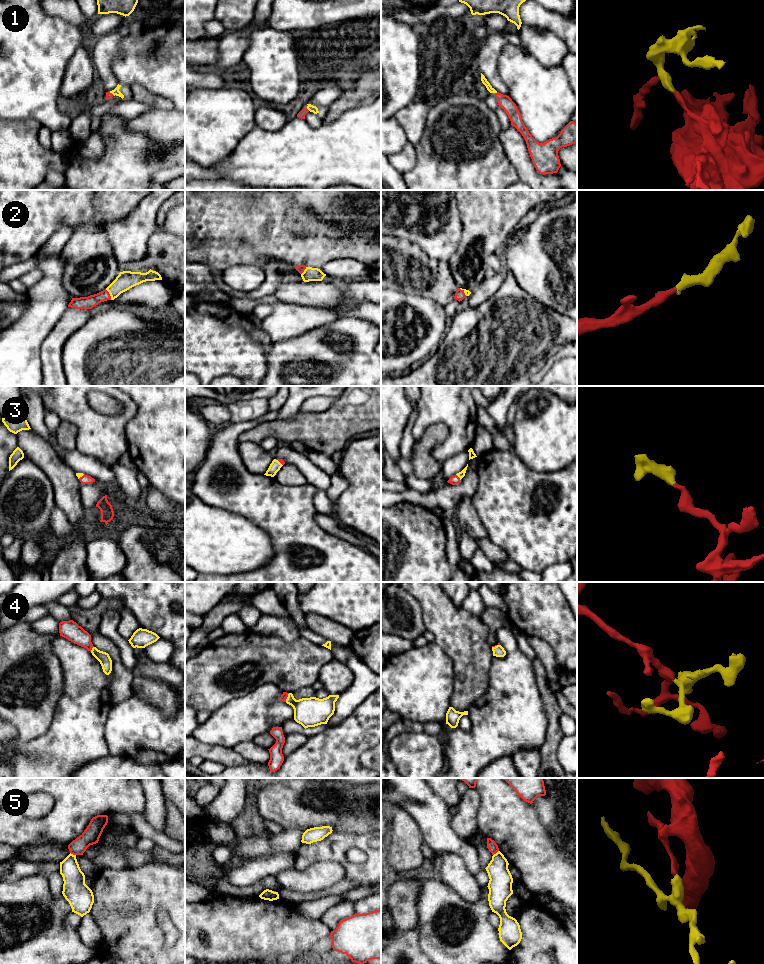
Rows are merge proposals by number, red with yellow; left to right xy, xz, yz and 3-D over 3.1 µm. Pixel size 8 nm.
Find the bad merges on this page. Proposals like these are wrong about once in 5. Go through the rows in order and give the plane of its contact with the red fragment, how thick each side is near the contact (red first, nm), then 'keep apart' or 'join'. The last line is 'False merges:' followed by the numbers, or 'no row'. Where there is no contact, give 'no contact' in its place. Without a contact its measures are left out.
1: contact in xz; calibres 60 and 60 nm; join
2: contact in xy; calibres 100 and 150 nm; join
3: contact in yz; calibres 70 and 50 nm; join
4: contact in xy; calibres 150 and 90 nm; join
5: contact in xy; calibres 140 and 180 nm; keep apart
False merges: 5

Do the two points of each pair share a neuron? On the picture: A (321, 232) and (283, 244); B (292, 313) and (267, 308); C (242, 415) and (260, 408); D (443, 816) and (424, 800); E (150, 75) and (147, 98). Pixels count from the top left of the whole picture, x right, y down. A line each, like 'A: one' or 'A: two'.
A: one
B: two
C: one
D: one
E: two

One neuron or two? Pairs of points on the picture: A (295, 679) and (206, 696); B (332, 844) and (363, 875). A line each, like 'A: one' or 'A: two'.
A: one
B: one

